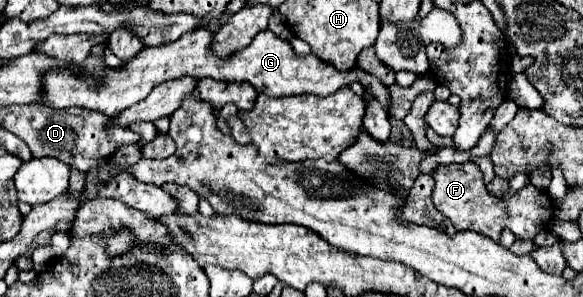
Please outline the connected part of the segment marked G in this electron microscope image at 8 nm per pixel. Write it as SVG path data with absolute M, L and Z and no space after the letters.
M197 28L187 34L183 34L175 42L165 42L159 46L143 48L129 64L121 70L107 68L99 56L103 52L103 46L95 48L91 56L81 64L81 68L89 68L89 72L105 72L105 84L101 88L89 88L85 80L77 80L77 76L69 76L69 72L51 72L45 76L45 90L49 90L49 100L41 100L53 108L71 108L71 106L81 106L87 110L101 112L109 118L117 116L117 112L129 108L131 104L141 102L157 84L163 84L167 80L177 80L191 76L195 80L201 78L213 78L213 80L229 80L229 82L249 82L257 92L263 92L265 96L291 96L291 94L319 94L319 96L329 96L331 92L337 92L339 88L351 84L351 82L361 82L367 86L373 96L381 102L381 106L387 110L389 108L389 94L387 88L371 74L363 70L349 70L349 72L339 72L331 64L323 64L317 56L299 56L293 52L291 44L277 38L271 30L259 32L249 46L231 52L227 58L221 58L213 50L215 46L215 32L207 28Z

